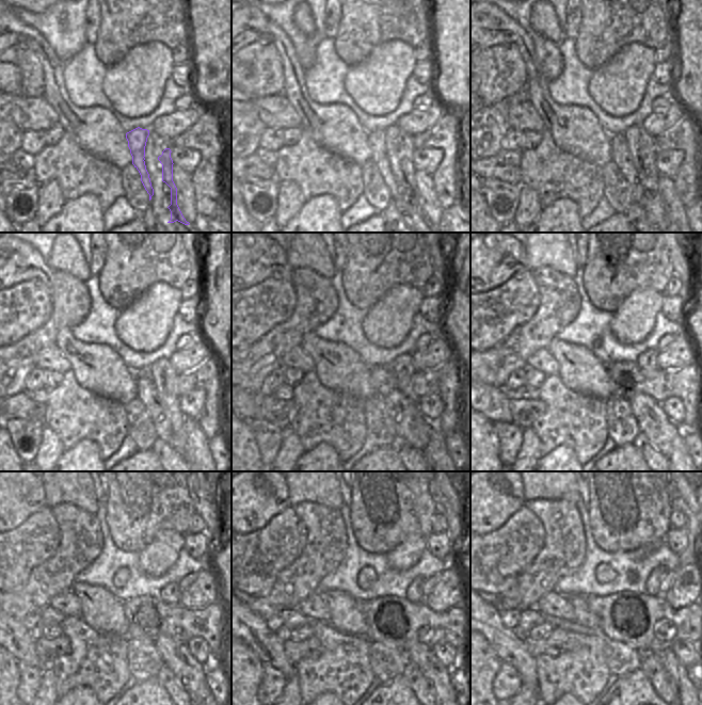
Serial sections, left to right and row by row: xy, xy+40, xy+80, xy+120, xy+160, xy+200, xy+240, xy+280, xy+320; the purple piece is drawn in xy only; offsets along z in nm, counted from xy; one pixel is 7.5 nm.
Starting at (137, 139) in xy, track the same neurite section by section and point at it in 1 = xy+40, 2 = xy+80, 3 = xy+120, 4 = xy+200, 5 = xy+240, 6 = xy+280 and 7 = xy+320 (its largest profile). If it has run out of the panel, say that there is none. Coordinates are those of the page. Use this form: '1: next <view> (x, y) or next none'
1: next xy+40 (377, 139)
2: next xy+80 (648, 193)
3: next xy+120 (164, 411)
4: next xy+200 (653, 422)
5: next xy+240 (176, 656)
6: next xy+280 (423, 655)
7: next xy+320 (685, 688)

